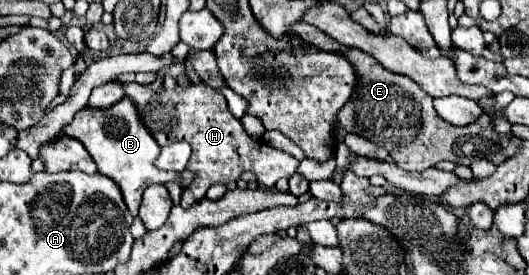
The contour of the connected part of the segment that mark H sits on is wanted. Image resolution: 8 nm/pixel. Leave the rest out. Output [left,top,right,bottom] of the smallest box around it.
[125,83,299,207]

